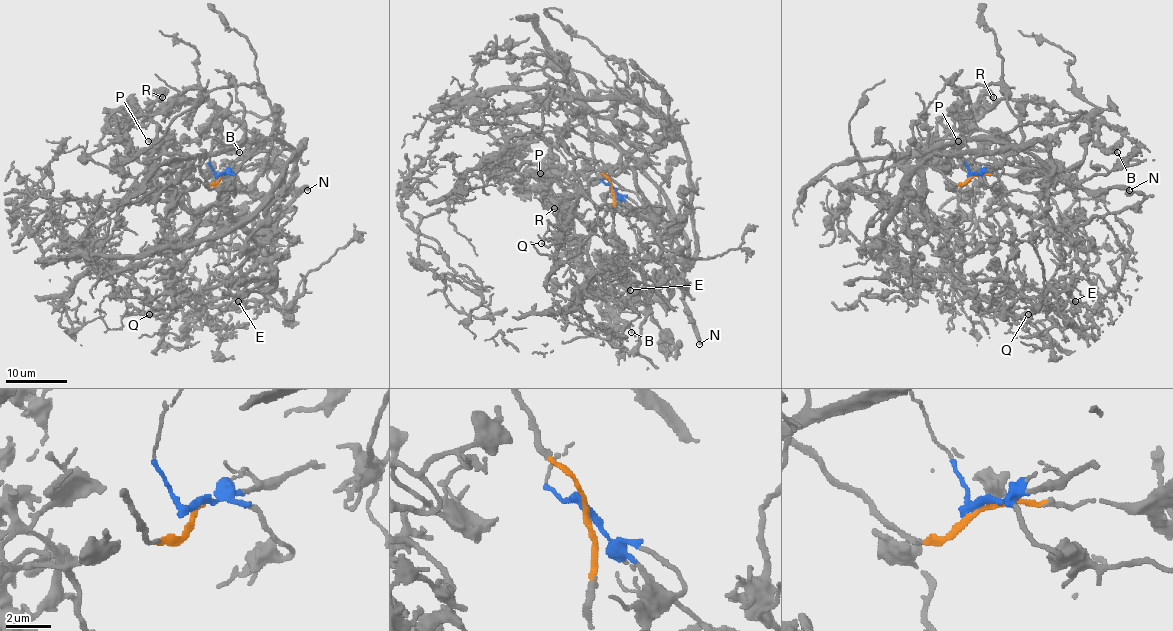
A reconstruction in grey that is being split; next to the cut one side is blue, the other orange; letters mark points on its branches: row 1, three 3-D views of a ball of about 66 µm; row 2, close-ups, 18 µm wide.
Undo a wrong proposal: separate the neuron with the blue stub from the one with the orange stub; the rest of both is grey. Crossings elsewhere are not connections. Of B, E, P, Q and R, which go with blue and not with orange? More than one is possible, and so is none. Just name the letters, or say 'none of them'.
E, Q

